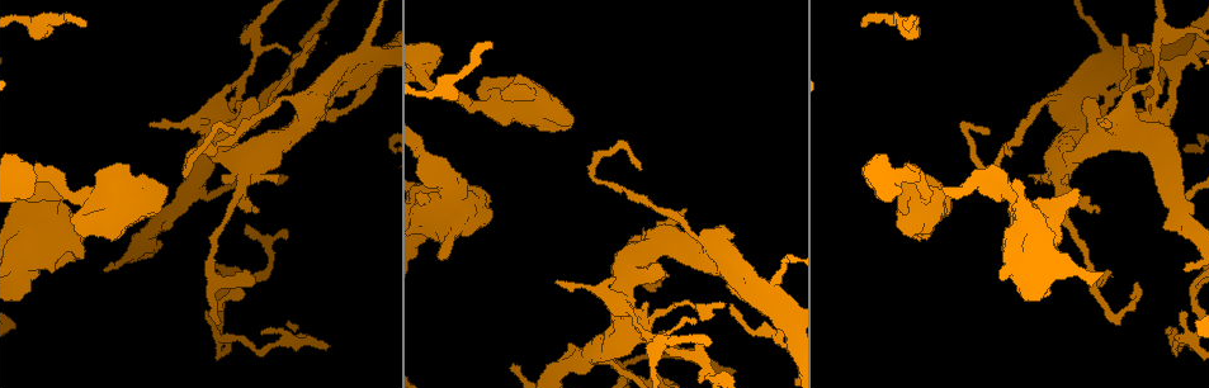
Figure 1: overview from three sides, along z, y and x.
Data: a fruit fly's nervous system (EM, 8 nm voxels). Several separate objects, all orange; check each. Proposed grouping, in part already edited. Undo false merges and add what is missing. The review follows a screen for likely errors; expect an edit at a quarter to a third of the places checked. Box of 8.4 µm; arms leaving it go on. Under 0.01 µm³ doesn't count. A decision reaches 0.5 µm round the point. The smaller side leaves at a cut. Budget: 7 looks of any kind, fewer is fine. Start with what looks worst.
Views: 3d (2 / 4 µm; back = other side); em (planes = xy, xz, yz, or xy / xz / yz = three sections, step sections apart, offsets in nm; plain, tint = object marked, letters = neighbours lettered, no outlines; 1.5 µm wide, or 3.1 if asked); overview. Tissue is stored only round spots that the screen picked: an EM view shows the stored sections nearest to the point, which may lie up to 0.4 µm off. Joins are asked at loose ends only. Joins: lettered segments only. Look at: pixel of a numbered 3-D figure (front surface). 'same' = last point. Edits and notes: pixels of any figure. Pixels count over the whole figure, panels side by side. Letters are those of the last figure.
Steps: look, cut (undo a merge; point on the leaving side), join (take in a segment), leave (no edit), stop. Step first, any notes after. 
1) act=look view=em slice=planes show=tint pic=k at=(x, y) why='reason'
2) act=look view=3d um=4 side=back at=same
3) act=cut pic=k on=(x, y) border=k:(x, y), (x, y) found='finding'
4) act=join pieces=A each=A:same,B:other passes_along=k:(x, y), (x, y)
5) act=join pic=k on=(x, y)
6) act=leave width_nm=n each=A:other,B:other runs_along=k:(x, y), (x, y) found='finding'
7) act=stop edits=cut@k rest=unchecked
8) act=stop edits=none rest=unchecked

act=look view=em slice=planes show=tint pic=1 at=(443, 259) why='branch stops here'

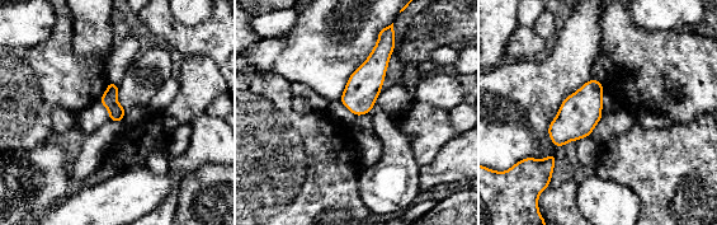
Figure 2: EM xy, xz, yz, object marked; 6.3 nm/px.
act=look view=em slice=planes show=letters at=same

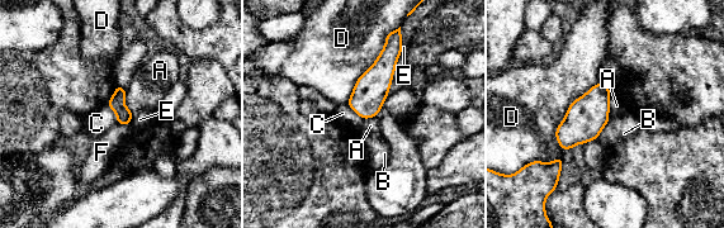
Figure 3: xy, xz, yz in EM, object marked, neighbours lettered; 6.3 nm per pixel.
act=leave longest_contact=D:500nm each=A:other,B:other,C:other,D:other,E:other,F:other found='none of them fits'

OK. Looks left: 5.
act=look view=3d um=2 pic=1 at=(150, 124)

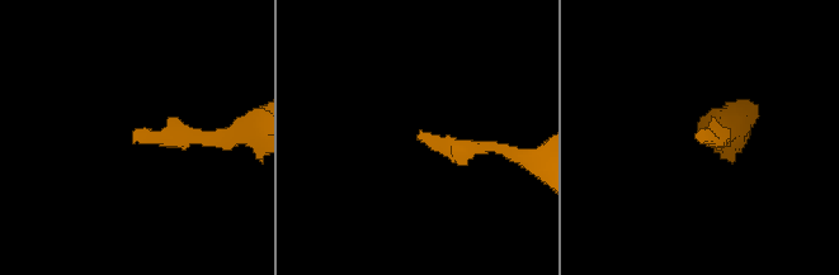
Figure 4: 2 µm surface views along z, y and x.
act=look view=em slice=planes show=letters pic=4 at=(133, 140)

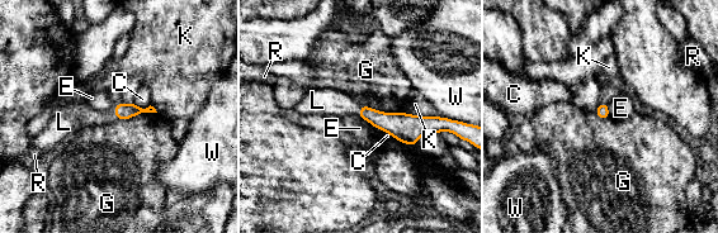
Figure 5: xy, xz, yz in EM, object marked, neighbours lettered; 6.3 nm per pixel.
act=join pieces=L longest_contact=G:280nm each=C:other,E:other,G:other,K:other,L:same,R:other,W:other found='the neuron continues'

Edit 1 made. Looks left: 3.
act=look view=overview why='see it whole again'

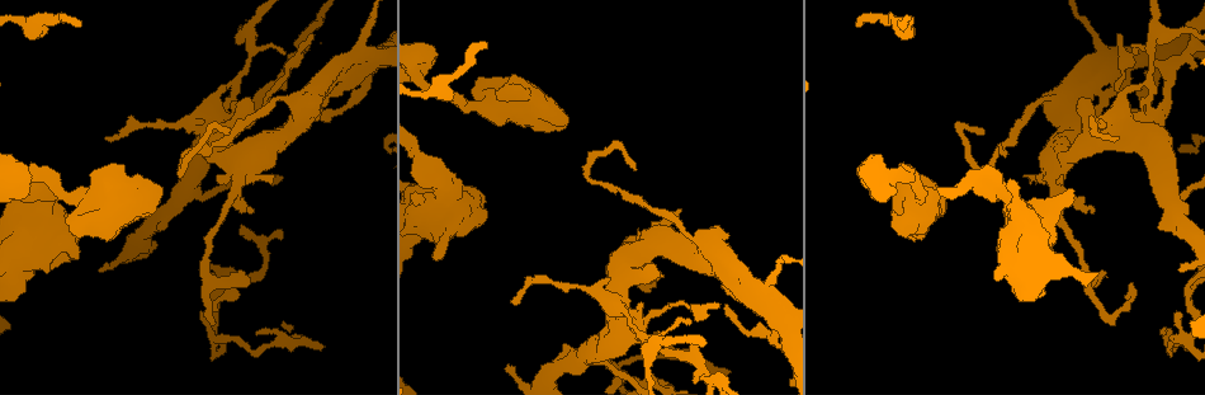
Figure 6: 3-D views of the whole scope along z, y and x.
act=look view=em slice=yz step=4 show=plain pic=6 at=(1099, 280) why='an open end'

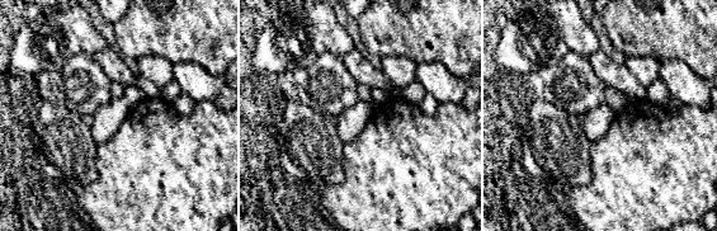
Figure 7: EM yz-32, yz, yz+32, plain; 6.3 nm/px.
act=look view=em slice=yz step=4 show=letters at=same

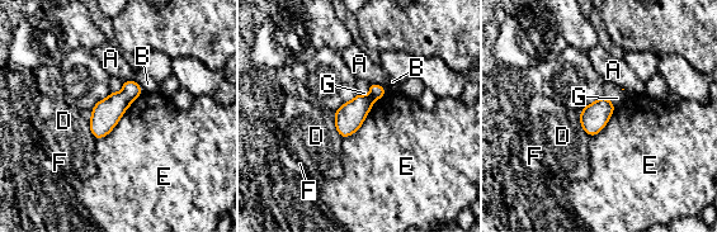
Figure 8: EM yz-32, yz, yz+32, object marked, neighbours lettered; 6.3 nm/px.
act=leave each=A:other,B:other,D:other,E:other,F:other,G:other border=8:(142, 91), (117, 124), (97, 140) found='none of them fits'

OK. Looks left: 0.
act=stop edits=join@5 rest=unchecked

